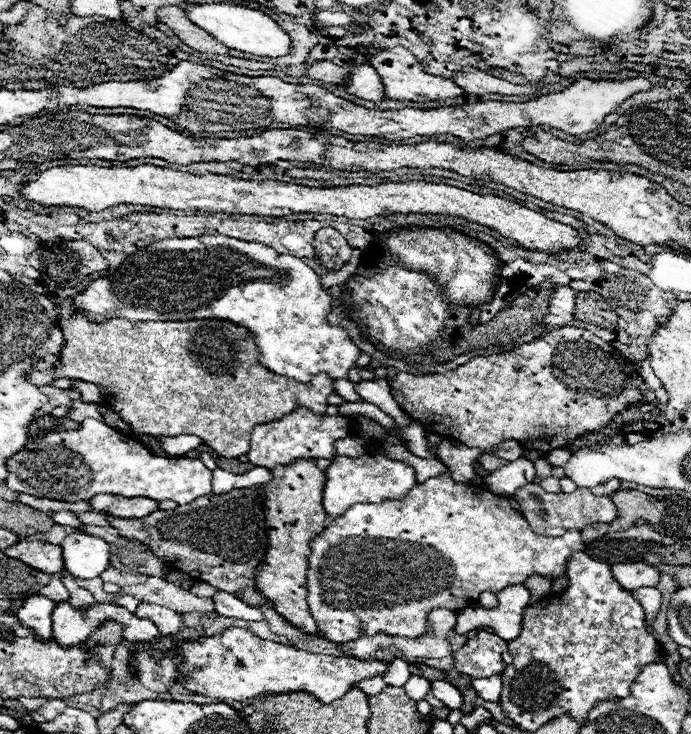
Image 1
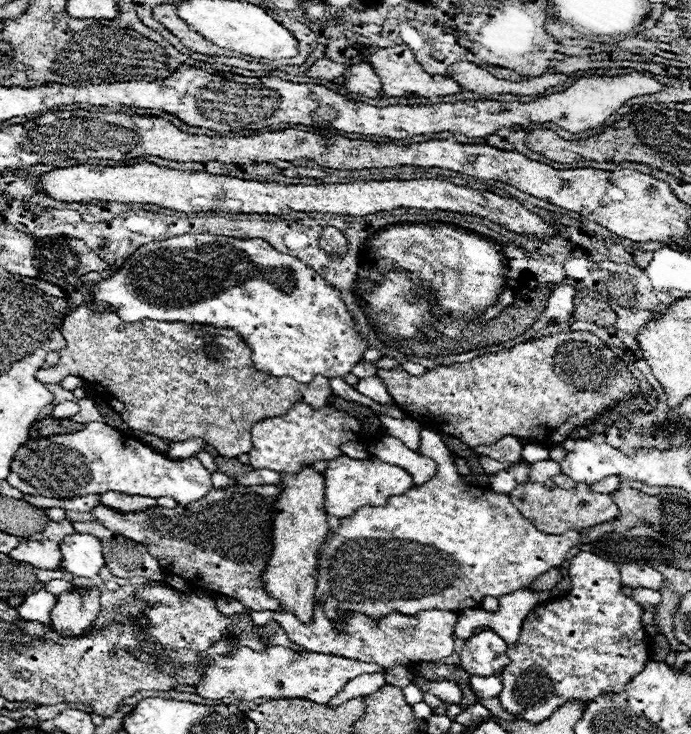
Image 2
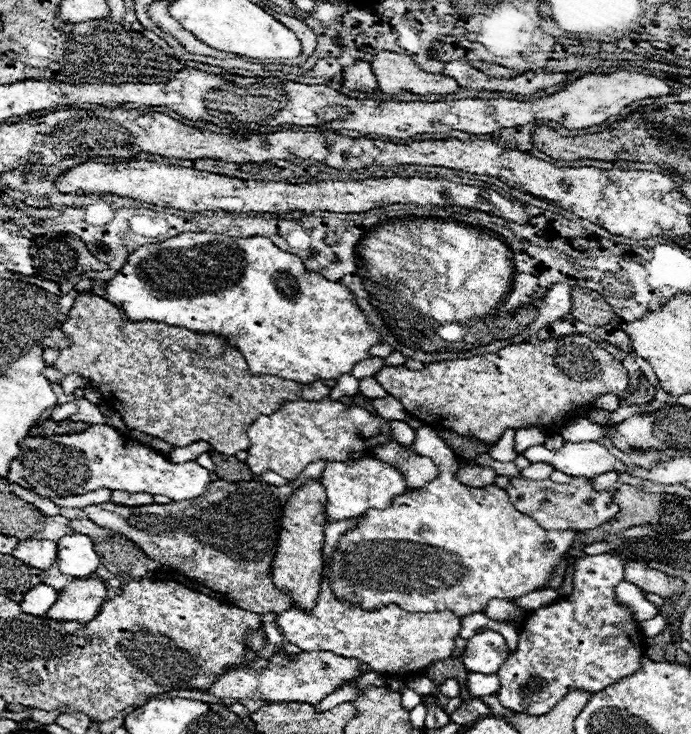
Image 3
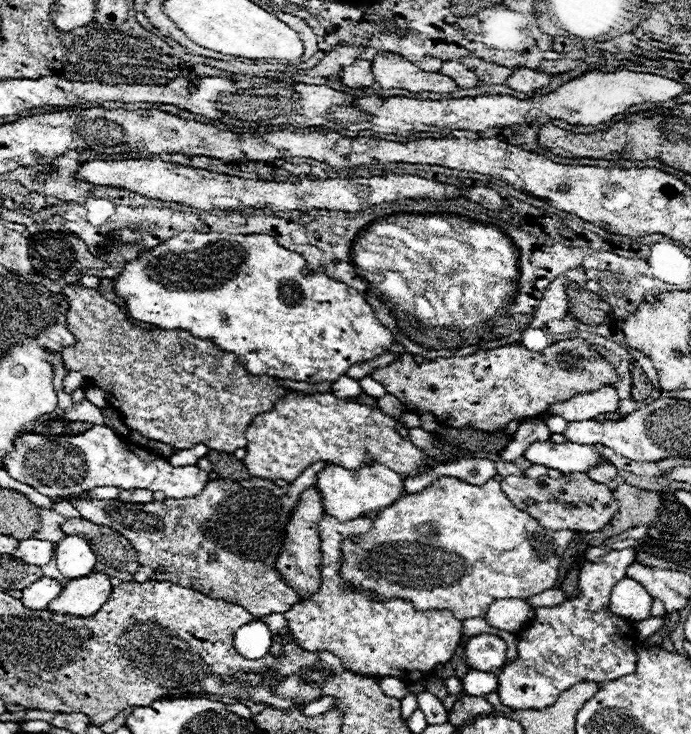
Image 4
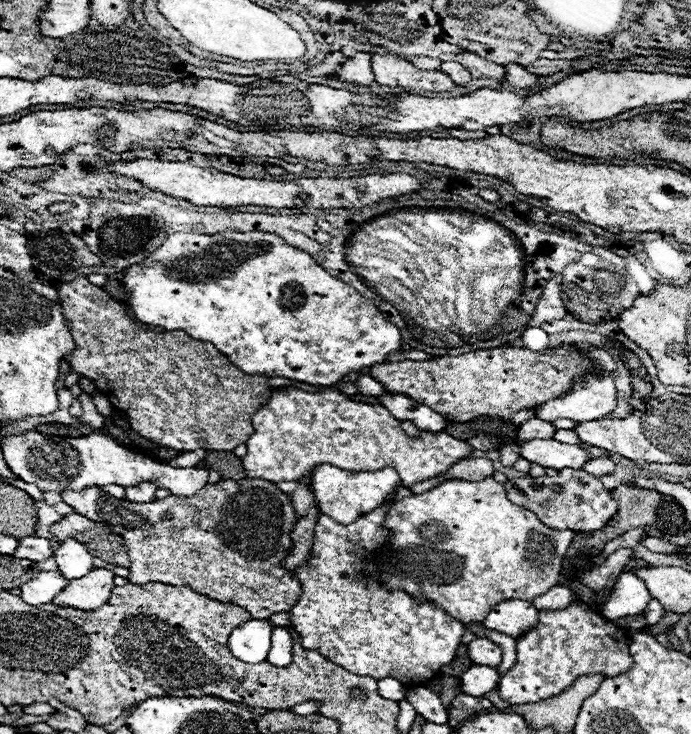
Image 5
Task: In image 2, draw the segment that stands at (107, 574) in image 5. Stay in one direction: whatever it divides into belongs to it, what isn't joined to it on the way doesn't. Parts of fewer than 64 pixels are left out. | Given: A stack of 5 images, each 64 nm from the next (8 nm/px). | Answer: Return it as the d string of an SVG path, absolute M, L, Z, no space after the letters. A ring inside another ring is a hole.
M70 588L66 594L58 598L56 606L50 612L50 620L56 630L66 632L68 636L80 636L92 626L98 612L100 612L98 588L86 588L84 594L78 594L78 590Z

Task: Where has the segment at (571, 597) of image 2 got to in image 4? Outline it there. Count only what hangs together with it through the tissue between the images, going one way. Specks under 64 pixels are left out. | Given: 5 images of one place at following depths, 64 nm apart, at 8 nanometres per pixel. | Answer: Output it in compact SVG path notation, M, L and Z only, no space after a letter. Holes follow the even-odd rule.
M634 548L624 550L612 550L608 552L602 562L586 562L584 568L578 574L578 586L580 596L574 600L568 600L554 608L538 608L536 618L518 634L518 656L510 666L504 666L498 672L498 696L504 706L510 708L540 708L550 706L556 702L556 698L574 686L580 680L594 680L594 682L608 682L616 680L620 676L626 676L636 670L636 654L634 654L634 642L636 630L626 618L610 616L608 612L608 600L614 584L626 576L626 568L636 560Z

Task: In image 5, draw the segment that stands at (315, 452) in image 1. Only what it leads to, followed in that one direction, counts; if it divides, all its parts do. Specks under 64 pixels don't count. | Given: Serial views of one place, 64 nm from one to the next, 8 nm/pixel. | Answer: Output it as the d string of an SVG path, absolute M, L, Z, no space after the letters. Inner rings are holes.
M294 386L276 388L270 396L270 402L264 404L252 416L252 426L256 432L246 442L248 452L242 458L242 466L248 478L262 478L274 484L282 480L288 480L288 482L300 480L306 472L310 472L318 464L332 464L332 466L346 468L346 470L368 470L368 468L378 470L378 468L390 466L398 472L400 486L410 490L416 482L424 482L426 478L434 478L446 472L458 460L468 458L472 452L472 448L466 442L452 438L446 432L424 432L422 430L418 438L410 438L400 428L400 420L392 418L384 406L354 402L334 386L326 386L320 392L304 392Z

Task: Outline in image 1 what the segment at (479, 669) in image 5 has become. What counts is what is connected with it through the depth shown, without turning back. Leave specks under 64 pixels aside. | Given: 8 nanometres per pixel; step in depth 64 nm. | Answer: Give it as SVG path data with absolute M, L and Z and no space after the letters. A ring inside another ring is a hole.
M496 674L494 678L472 678L472 688L486 702L498 702L502 692L502 678Z

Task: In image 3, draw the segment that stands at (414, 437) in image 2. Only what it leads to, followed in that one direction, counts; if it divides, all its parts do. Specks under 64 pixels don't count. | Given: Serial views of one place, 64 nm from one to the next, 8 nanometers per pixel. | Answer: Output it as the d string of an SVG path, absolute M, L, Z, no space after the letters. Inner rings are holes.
M390 420L390 428L394 430L394 438L400 444L412 446L412 442L414 442L414 428L410 428L406 422L400 422L400 420Z

